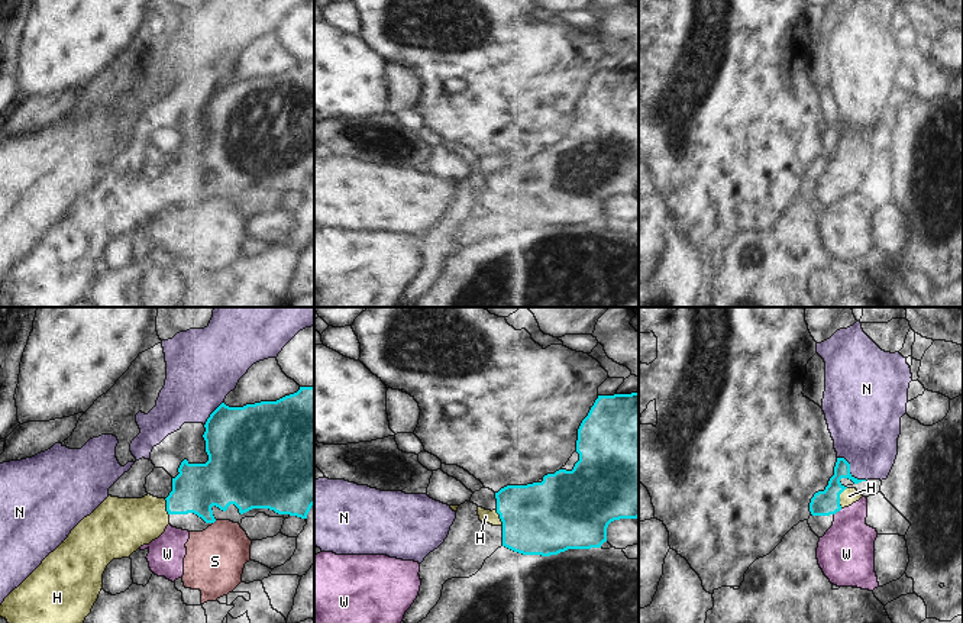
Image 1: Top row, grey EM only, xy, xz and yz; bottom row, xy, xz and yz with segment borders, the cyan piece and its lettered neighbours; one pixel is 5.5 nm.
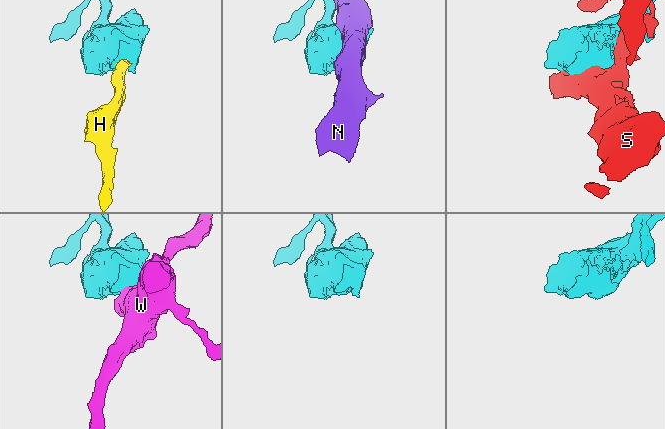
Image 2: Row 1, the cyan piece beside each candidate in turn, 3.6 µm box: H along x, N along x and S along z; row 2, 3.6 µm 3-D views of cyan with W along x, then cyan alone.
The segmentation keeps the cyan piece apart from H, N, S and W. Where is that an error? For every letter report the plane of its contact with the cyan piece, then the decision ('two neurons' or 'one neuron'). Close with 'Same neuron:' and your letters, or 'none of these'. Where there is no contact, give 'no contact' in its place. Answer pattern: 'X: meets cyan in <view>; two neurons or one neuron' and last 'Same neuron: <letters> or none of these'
H: meets cyan in yz; one neuron
N: meets cyan in yz; two neurons
S: no contact; two neurons
W: meets cyan in yz; two neurons
Same neuron: H

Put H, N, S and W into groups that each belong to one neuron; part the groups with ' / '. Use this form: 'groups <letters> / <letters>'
groups H / N / S W

